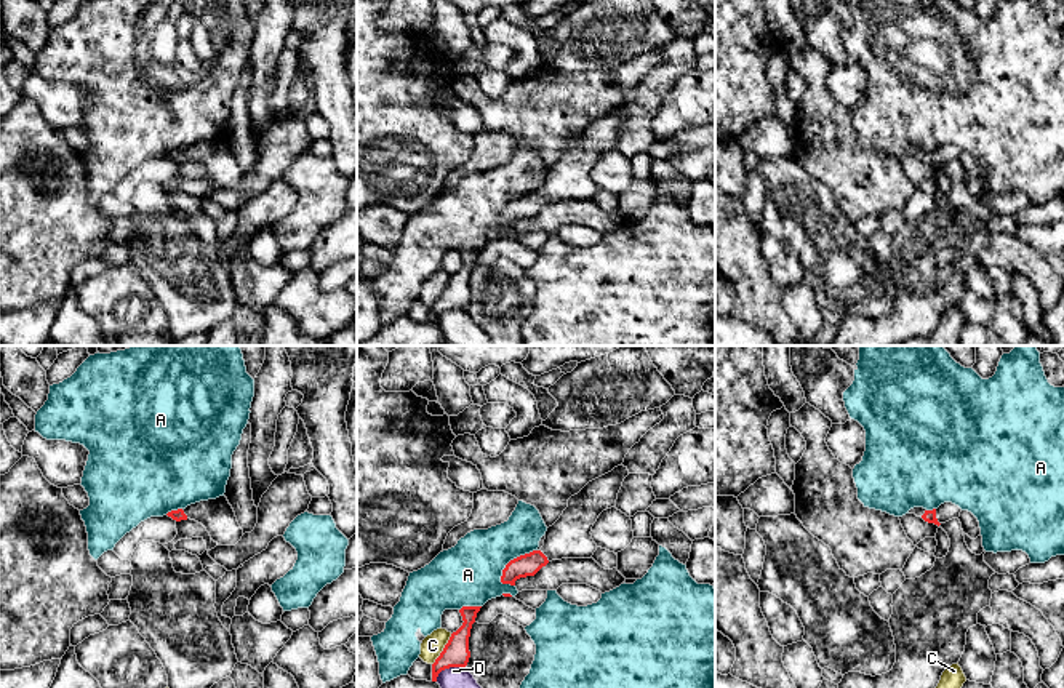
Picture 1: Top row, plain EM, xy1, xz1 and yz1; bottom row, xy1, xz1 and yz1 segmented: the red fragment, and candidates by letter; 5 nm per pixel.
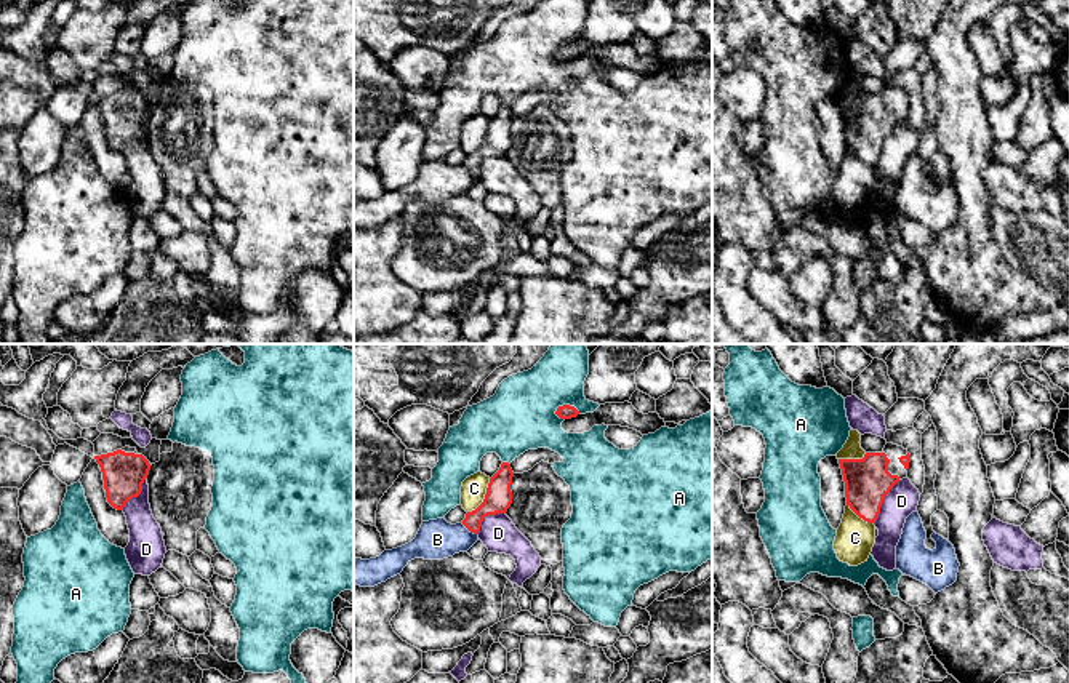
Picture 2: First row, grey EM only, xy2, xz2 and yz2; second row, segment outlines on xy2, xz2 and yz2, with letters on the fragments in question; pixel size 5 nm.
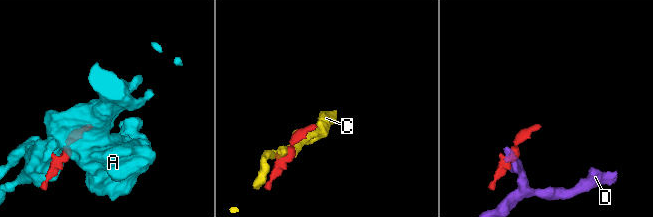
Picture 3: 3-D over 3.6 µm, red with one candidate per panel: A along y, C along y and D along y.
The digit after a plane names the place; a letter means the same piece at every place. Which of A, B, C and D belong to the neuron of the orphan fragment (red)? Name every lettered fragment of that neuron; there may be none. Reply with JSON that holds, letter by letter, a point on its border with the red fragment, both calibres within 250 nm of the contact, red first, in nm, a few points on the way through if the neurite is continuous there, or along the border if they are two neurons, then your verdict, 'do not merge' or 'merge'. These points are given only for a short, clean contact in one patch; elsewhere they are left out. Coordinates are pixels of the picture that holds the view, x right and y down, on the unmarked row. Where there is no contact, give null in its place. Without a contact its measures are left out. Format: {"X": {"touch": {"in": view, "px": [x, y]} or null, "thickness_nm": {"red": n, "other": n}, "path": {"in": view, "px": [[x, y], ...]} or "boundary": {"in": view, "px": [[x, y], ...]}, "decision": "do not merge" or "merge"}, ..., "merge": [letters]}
{"A": {"touch": {"in": "xz1", "px": [514, 200]}, "thickness_nm": {"red": 110, "other": 320}, "decision": "do not merge"}, "B": {"touch": {"in": "xz2", "px": [469, 171]}, "thickness_nm": {"red": 140, "other": 200}, "boundary": {"in": "xz2", "px": [[461, 165], [477, 176]]}, "decision": "do not merge"}, "C": {"touch": {"in": "xz2", "px": [485, 139]}, "thickness_nm": {"red": 140, "other": 130}, "boundary": {"in": "xz2", "px": [[490, 120], [485, 139], [468, 154]]}, "decision": "do not merge"}, "D": {"touch": {"in": "yz2", "px": [882, 144]}, "thickness_nm": {"red": 220, "other": 160}, "boundary": {"in": "yz2", "px": [[900, 122], [885, 138], [874, 165]]}, "decision": "do not merge"}, "merge": []}

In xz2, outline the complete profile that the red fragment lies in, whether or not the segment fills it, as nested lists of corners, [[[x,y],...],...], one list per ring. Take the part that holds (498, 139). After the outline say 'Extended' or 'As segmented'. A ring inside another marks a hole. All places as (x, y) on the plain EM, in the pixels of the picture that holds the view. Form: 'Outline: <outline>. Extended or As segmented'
Outline: [[[502,104],[499,112],[490,120],[483,144],[466,155],[462,166],[474,176],[478,176],[482,163],[488,157],[506,155],[512,146],[512,118],[509,104]]]. As segmented

